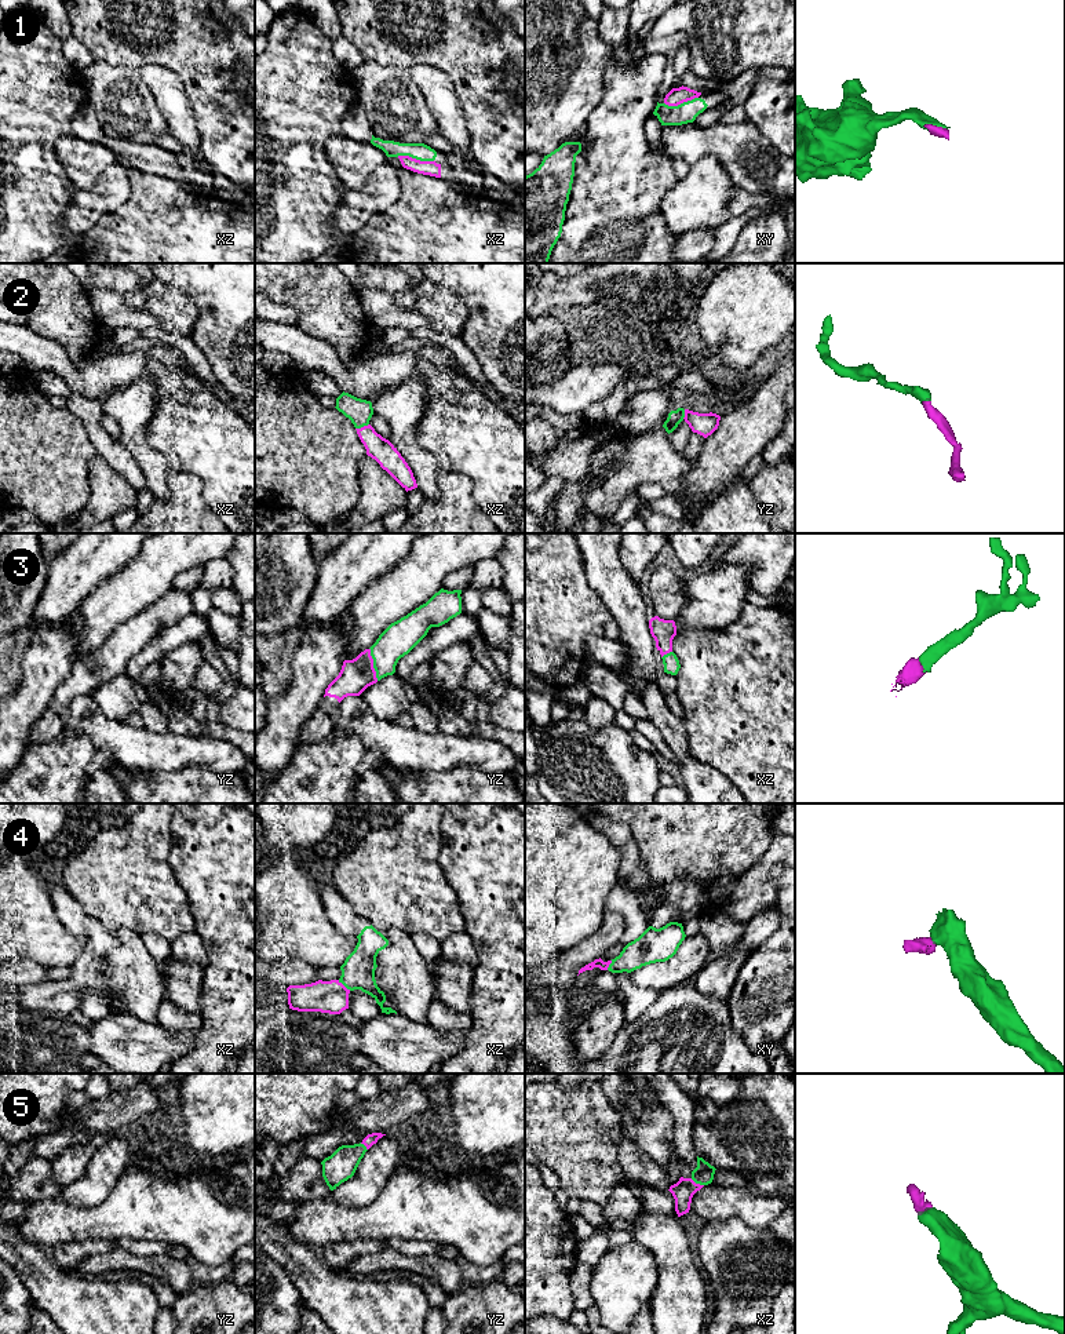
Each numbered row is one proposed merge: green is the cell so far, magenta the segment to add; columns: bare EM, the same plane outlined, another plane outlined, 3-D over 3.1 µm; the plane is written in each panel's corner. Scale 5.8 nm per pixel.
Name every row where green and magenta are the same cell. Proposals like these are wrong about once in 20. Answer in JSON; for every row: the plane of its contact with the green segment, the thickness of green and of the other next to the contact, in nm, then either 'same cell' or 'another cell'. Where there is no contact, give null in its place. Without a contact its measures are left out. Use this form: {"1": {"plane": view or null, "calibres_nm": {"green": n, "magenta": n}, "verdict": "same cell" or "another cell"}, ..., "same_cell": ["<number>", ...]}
{"1": {"plane": "xz", "calibres_nm": {"green": 100, "magenta": 90}, "verdict": "same cell"}, "2": {"plane": "xz", "calibres_nm": {"green": 150, "magenta": 140}, "verdict": "same cell"}, "3": {"plane": "yz", "calibres_nm": {"green": 190, "magenta": 190}, "verdict": "same cell"}, "4": {"plane": "xz", "calibres_nm": {"green": 190, "magenta": 190}, "verdict": "same cell"}, "5": {"plane": "xz", "calibres_nm": {"green": 120, "magenta": 120}, "verdict": "same cell"}, "same_cell": ["1", "2", "3", "4", "5"]}

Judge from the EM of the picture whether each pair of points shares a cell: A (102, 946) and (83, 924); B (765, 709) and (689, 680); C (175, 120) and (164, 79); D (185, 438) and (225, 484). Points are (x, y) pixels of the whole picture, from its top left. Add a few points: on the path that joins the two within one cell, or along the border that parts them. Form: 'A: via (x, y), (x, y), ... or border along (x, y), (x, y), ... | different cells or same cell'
A: via (99, 940), (88, 929) | same cell
B: via (746, 691), (736, 681), (708, 680) | same cell
C: via (175, 110), (167, 88) | same cell
D: via (197, 448), (221, 471) | same cell

